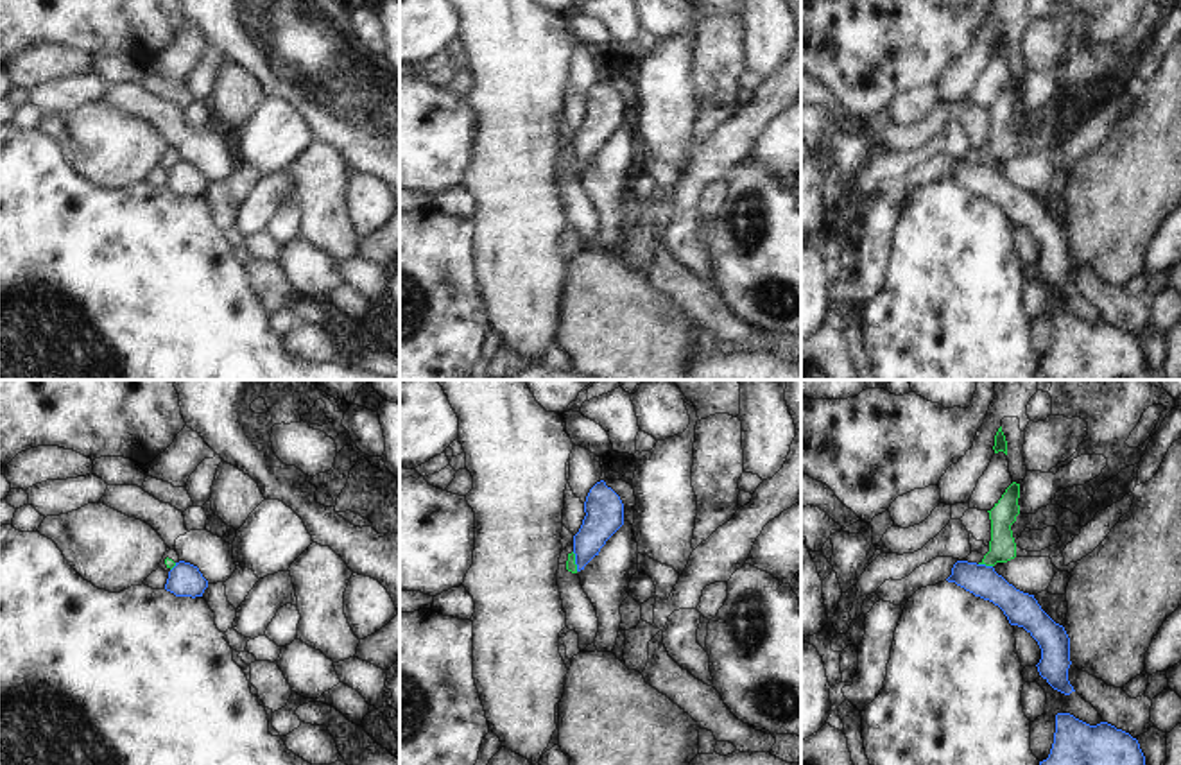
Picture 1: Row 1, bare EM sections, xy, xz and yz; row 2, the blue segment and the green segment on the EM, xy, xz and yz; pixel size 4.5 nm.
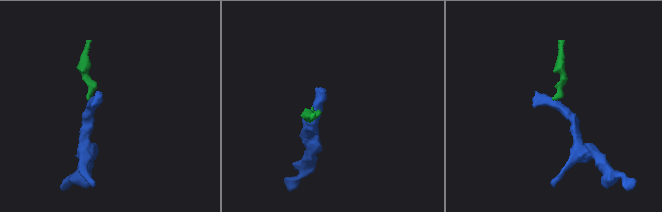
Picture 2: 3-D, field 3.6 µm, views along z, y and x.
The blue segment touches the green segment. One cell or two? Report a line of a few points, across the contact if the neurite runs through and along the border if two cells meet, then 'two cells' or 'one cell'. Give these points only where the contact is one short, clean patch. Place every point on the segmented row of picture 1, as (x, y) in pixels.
line yz (979, 563), (991, 567); two cells

